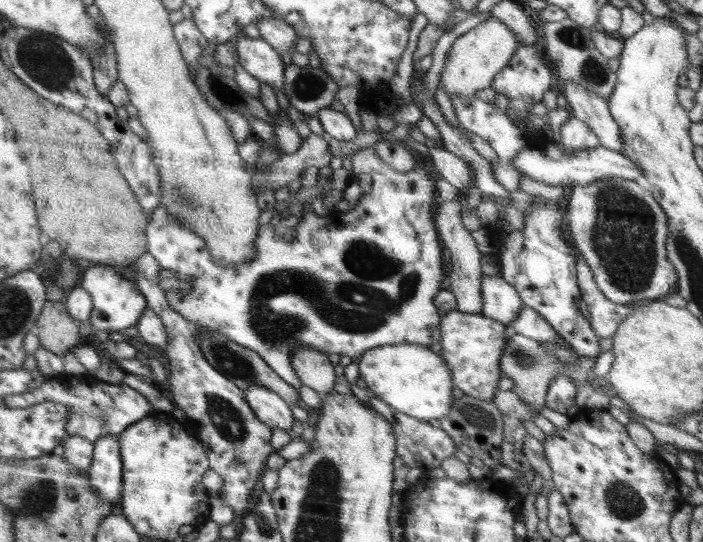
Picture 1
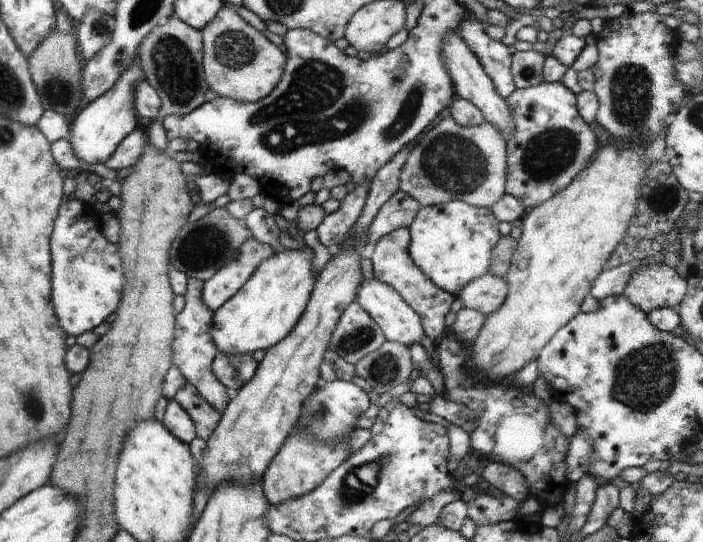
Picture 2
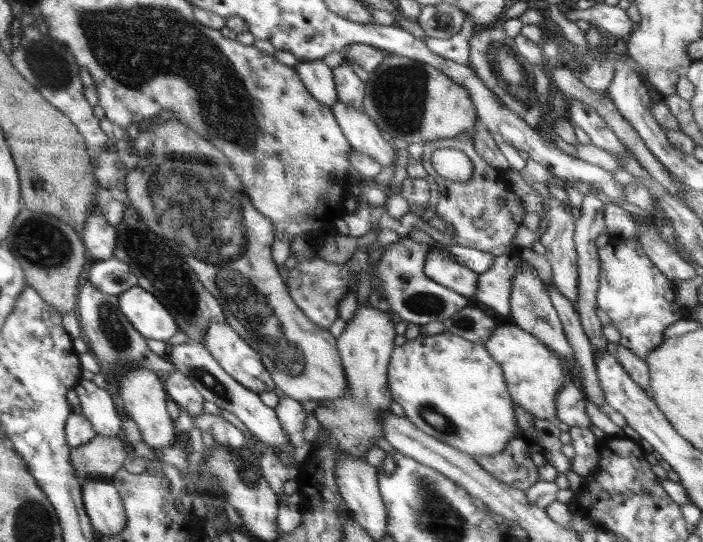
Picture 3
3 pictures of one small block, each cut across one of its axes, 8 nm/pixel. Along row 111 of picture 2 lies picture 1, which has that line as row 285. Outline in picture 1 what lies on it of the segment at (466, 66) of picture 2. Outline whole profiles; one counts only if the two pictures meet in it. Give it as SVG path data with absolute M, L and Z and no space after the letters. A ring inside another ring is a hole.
M482 274L481 315L508 326L523 306L514 286L501 276Z

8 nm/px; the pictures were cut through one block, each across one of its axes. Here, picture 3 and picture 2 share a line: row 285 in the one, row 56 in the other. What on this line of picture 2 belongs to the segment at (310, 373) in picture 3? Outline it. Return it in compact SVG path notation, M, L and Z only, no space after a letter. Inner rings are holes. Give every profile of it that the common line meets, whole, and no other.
M222 6L214 20L201 30L204 40L204 78L218 96L240 102L258 102L268 96L284 74L287 56L232 6Z

